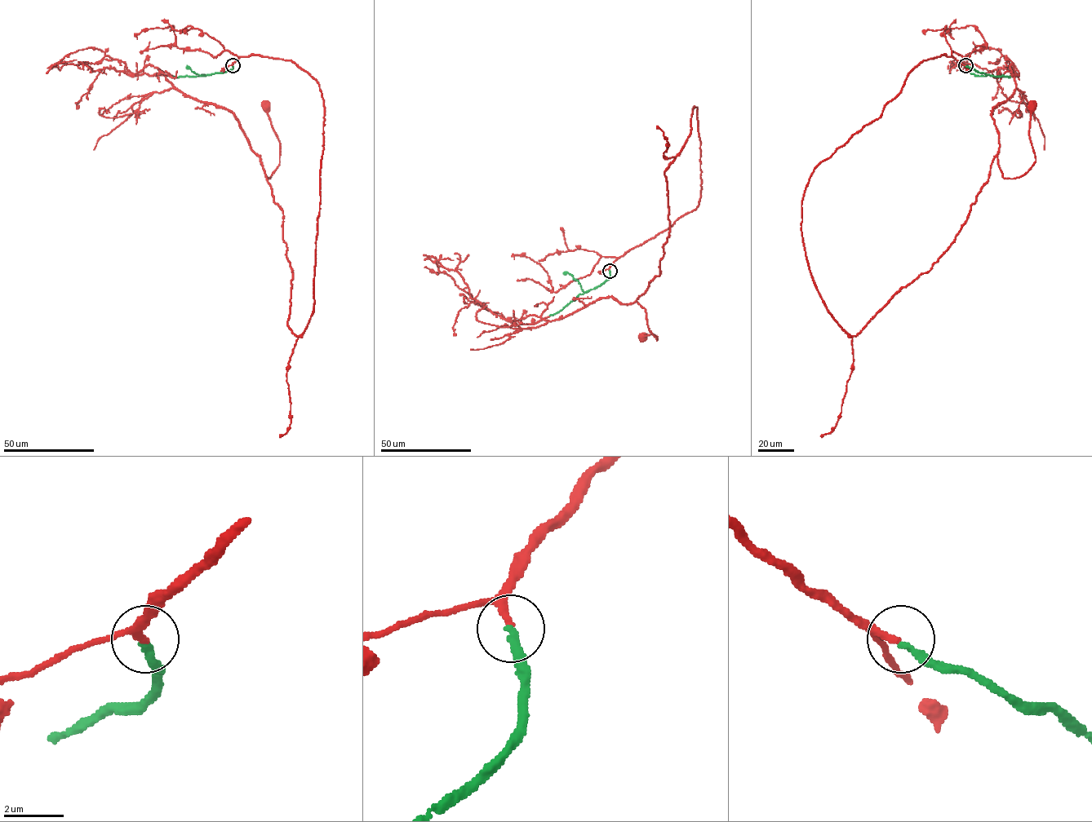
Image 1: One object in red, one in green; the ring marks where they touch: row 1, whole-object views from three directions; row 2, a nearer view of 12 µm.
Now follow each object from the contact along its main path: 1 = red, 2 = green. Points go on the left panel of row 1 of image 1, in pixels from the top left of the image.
1: (233, 65), (291, 59), (323, 100), (298, 336), (264, 106)
2: (233, 65), (233, 68), (224, 72), (172, 77)

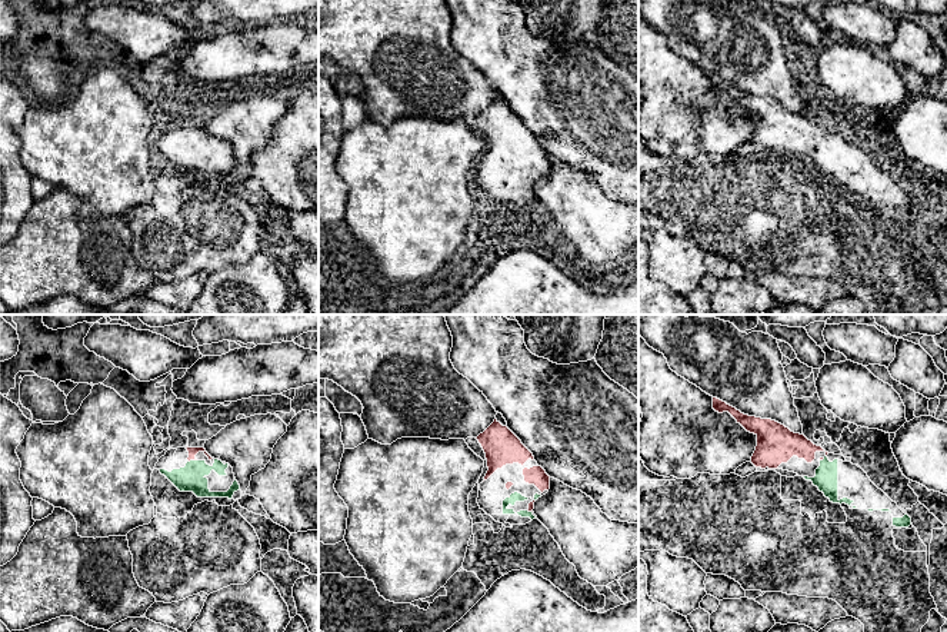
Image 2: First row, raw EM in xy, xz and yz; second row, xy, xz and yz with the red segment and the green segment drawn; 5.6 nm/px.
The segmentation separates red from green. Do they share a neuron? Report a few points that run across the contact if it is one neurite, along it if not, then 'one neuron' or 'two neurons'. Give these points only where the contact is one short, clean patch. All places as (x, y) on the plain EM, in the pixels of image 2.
line xy (192, 130), (192, 139), (190, 158); one neuron

